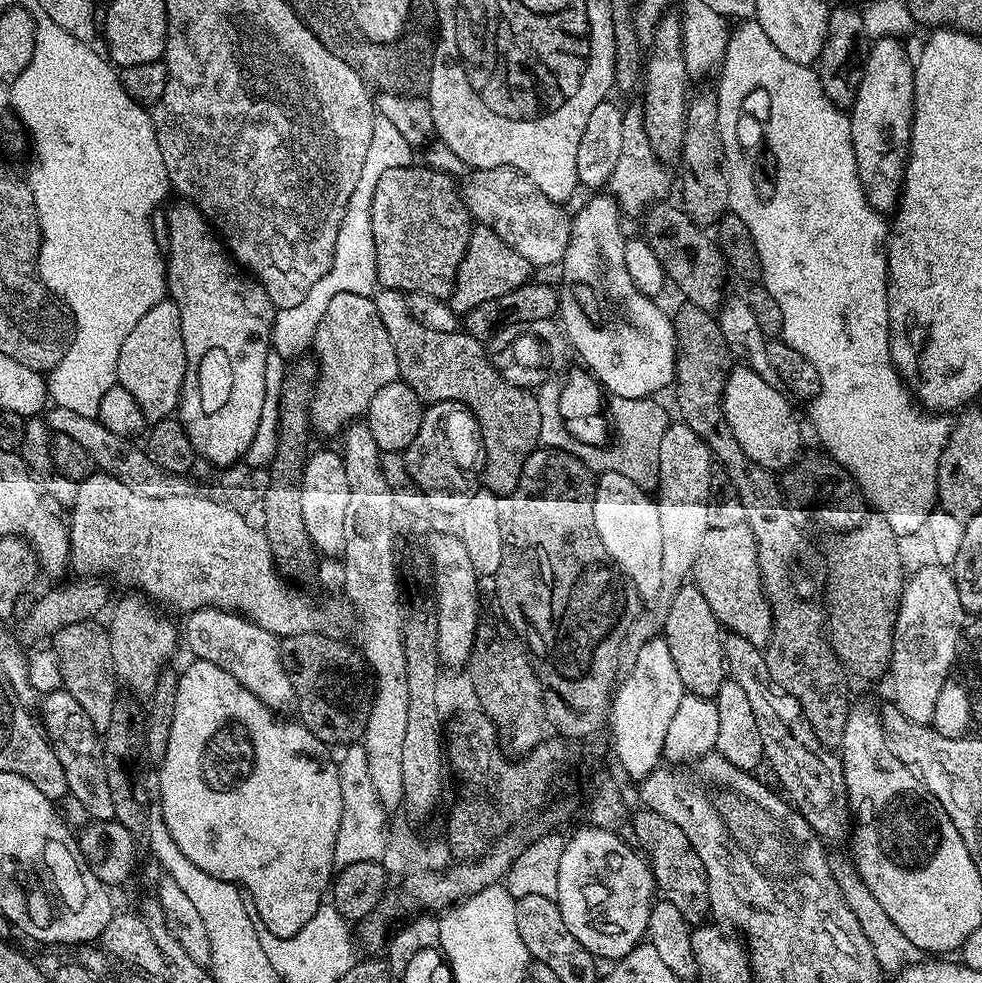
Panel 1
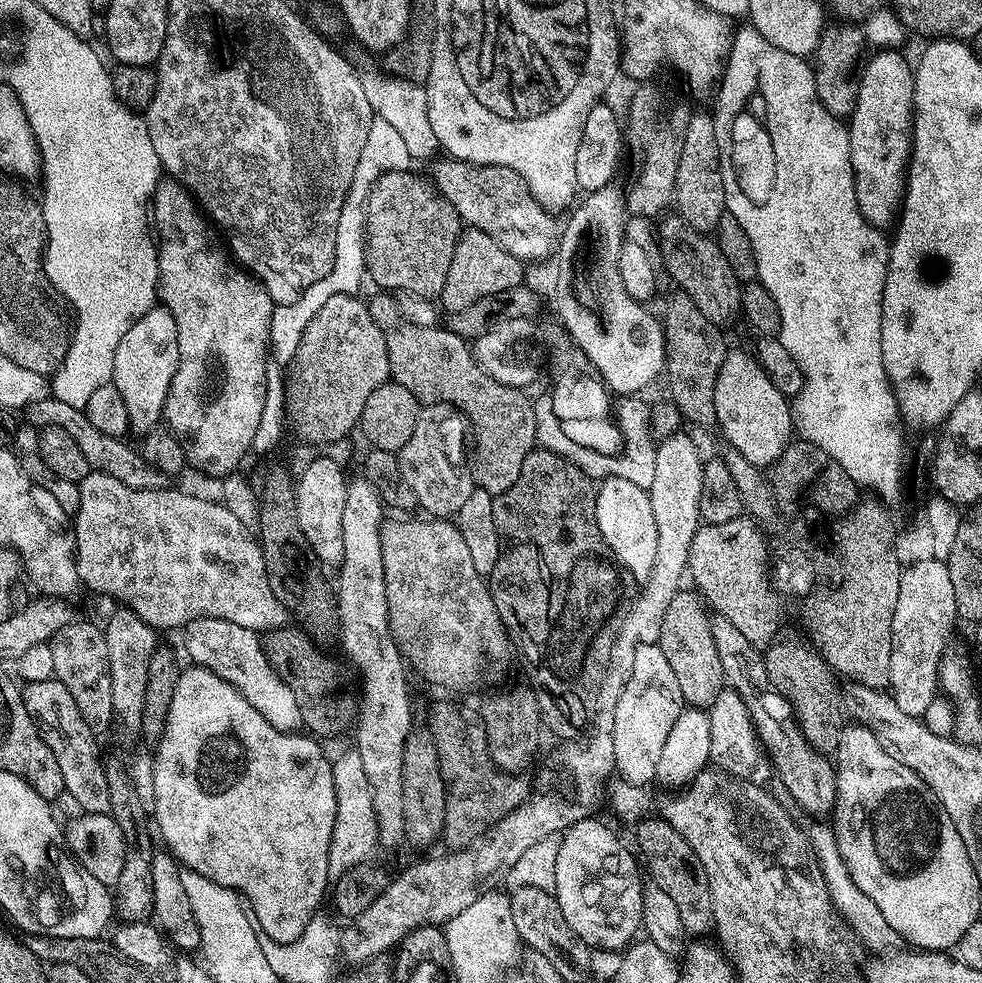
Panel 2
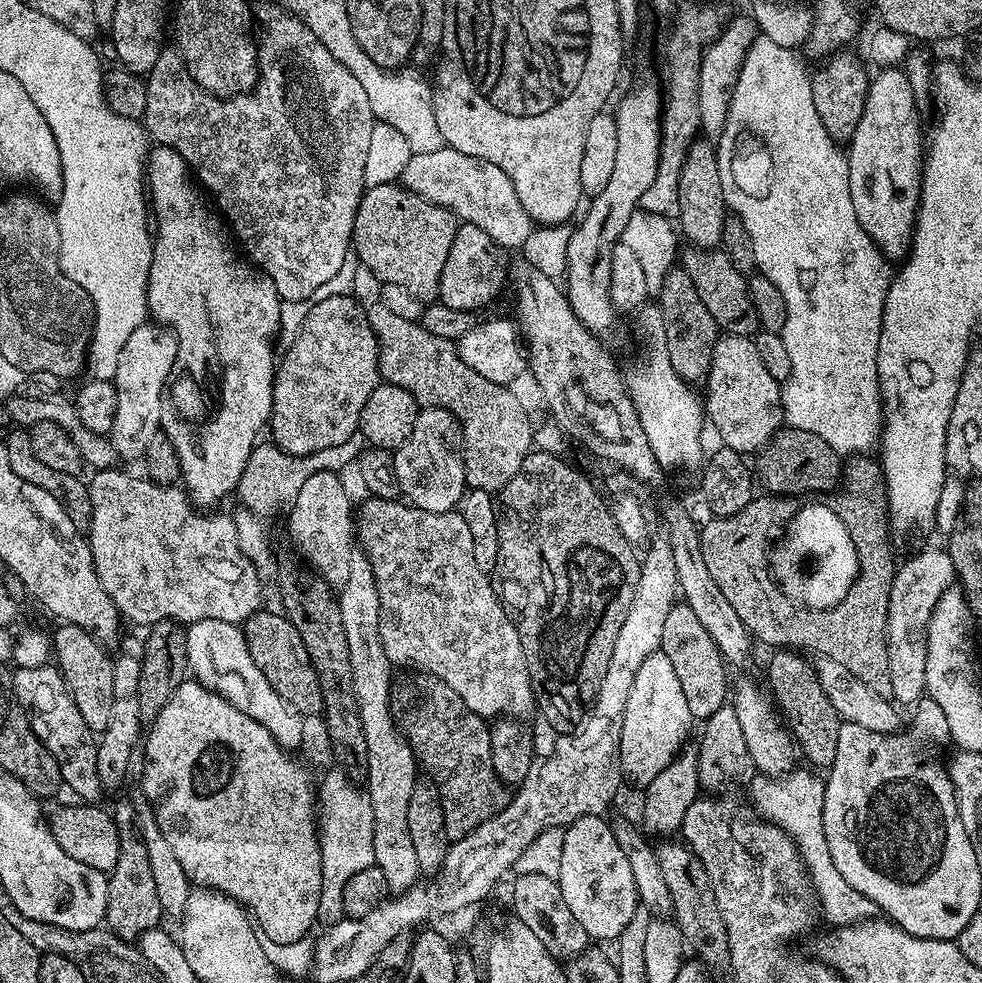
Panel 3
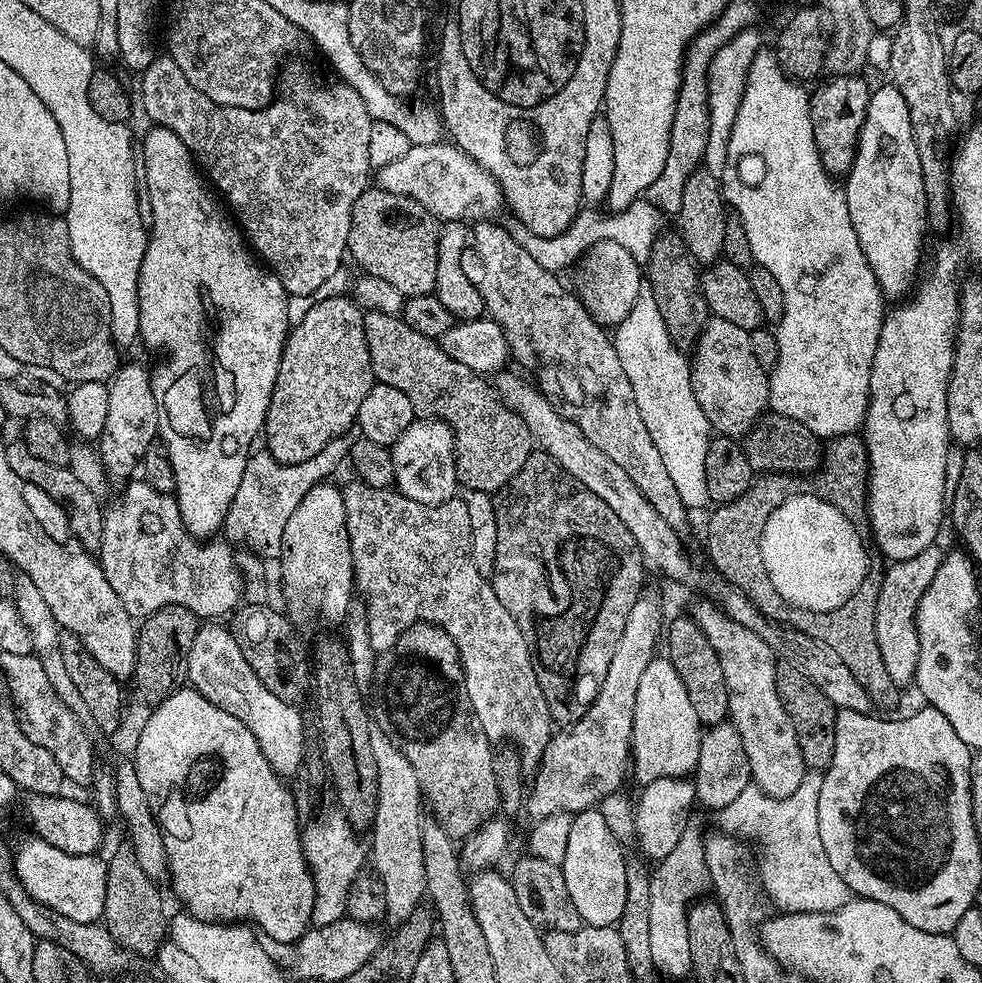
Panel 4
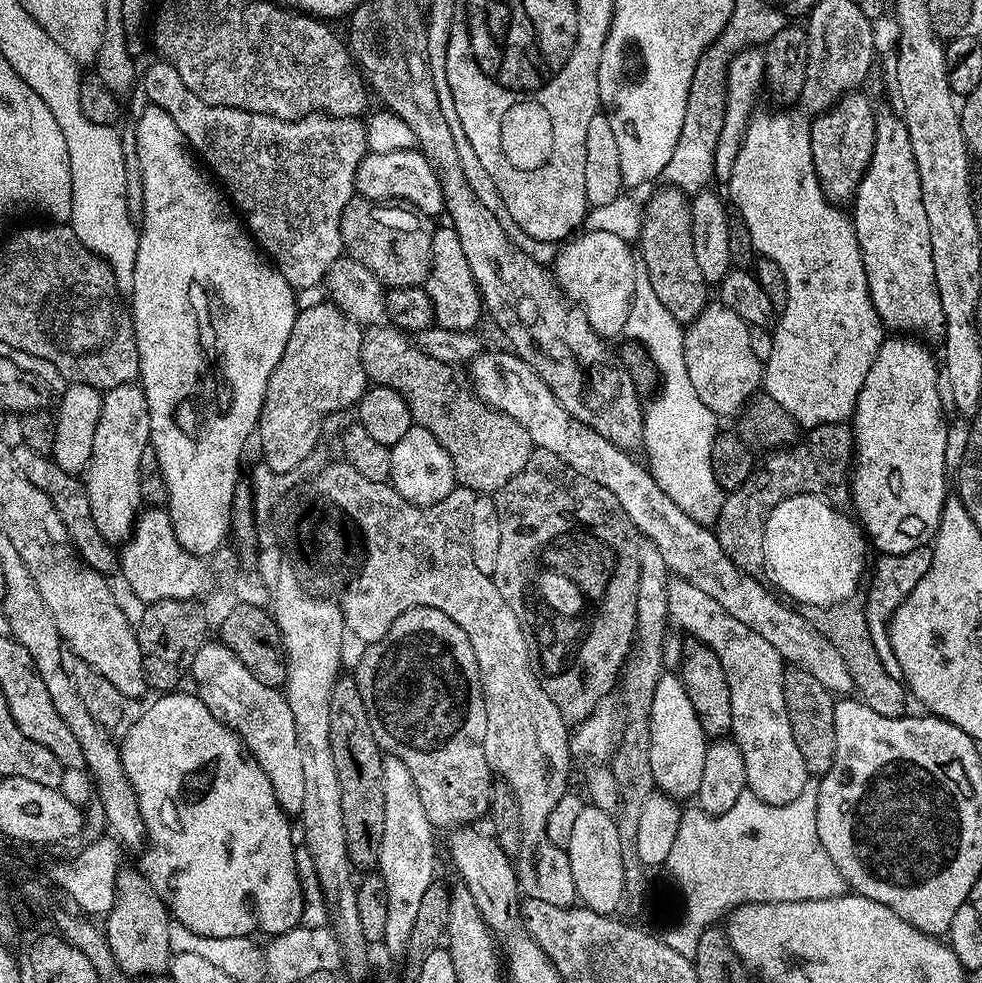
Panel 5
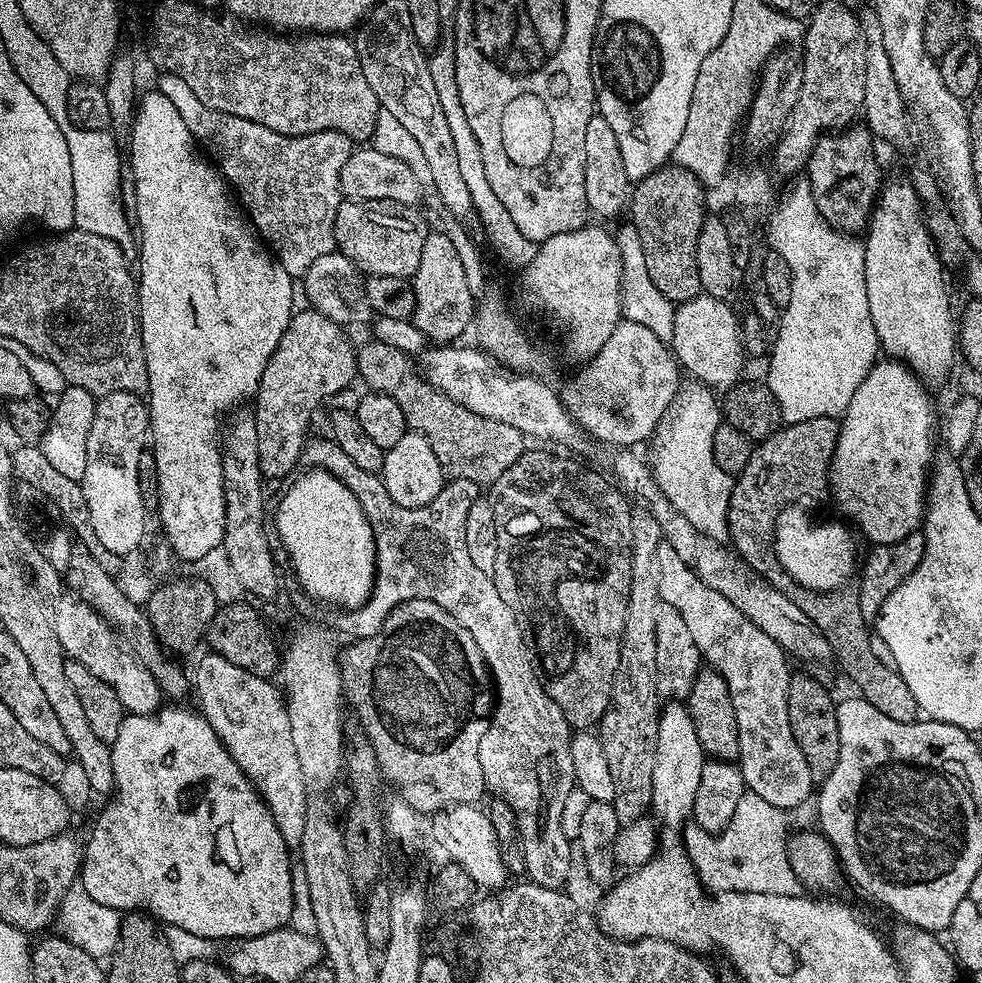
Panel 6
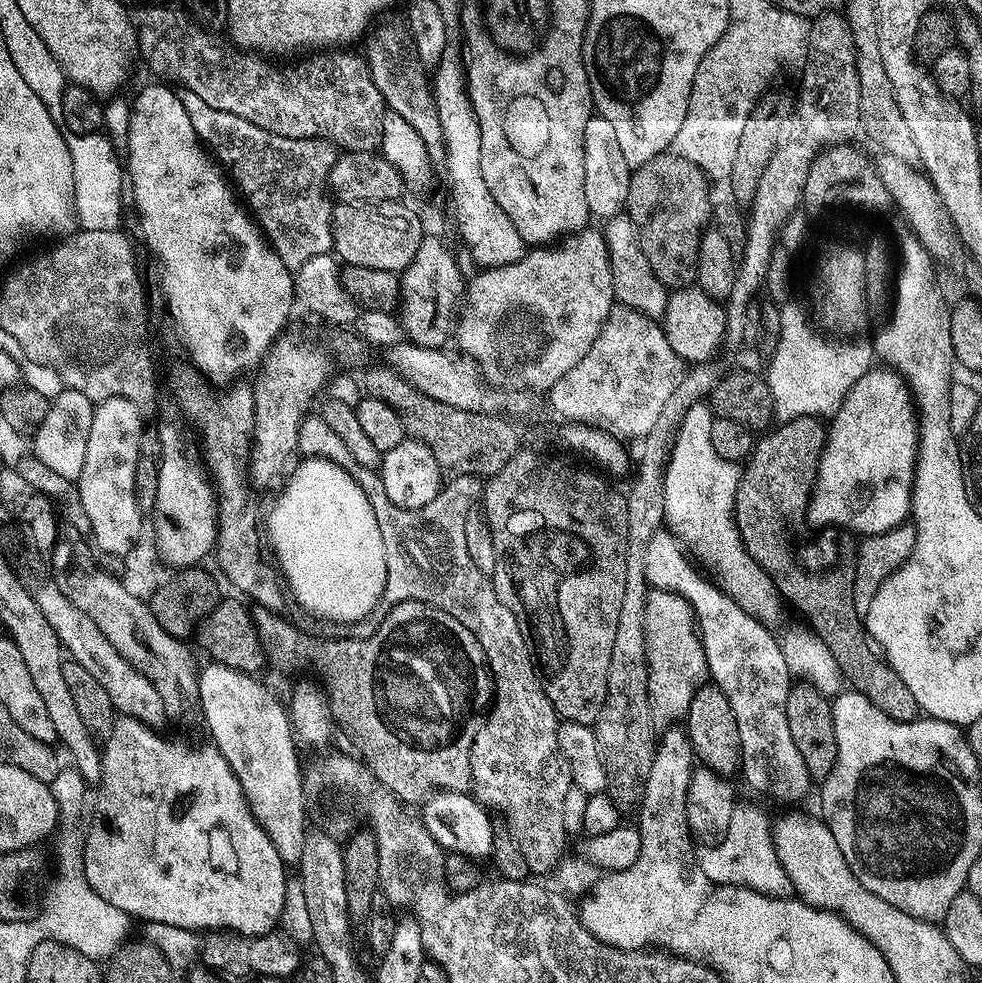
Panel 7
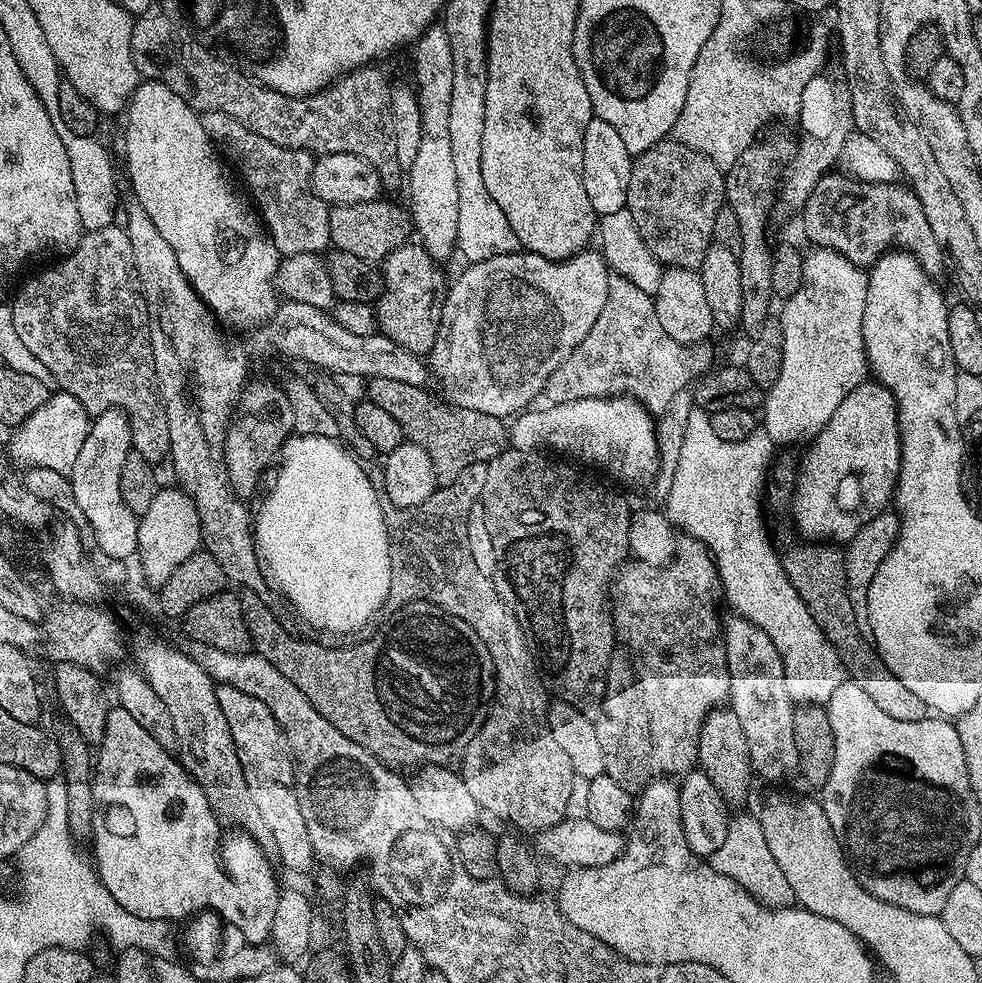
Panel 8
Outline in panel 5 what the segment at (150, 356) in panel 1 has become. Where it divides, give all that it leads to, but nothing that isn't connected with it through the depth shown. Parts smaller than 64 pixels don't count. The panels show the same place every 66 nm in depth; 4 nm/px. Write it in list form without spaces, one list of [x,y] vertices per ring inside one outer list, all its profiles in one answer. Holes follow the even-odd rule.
[[[136,382],[107,389],[103,393],[103,398],[102,414],[98,418],[98,430],[94,430],[94,450],[86,469],[86,477],[88,476],[86,487],[90,498],[90,510],[94,514],[94,524],[102,534],[102,538],[110,542],[123,542],[132,535],[137,515],[142,508],[138,478],[142,450],[150,446],[150,410],[146,406],[144,389]]]

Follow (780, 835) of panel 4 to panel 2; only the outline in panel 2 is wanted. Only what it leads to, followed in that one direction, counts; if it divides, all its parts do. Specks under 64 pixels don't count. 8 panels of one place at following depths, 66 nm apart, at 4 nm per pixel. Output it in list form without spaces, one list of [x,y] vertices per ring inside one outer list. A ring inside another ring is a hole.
[[[814,822],[818,824],[807,825],[808,841],[812,843],[814,854],[818,858],[818,866],[826,878],[826,886],[830,890],[830,898],[838,910],[838,914],[844,919],[848,926],[848,931],[853,937],[856,936],[868,948],[872,950],[884,950],[891,940],[897,939],[897,934],[886,922],[882,910],[878,910],[878,905],[872,901],[859,886],[854,886],[854,878],[850,878],[850,870],[846,870],[846,862],[842,862],[842,853],[838,851],[838,842],[834,838],[834,830],[831,823]]]

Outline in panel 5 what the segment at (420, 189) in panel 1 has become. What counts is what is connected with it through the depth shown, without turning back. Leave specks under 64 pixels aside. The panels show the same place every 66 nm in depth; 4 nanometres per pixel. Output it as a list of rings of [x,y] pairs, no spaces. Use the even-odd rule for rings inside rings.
[[[354,198],[342,210],[344,252],[362,262],[388,288],[419,288],[432,268],[434,220],[396,202],[377,202]]]

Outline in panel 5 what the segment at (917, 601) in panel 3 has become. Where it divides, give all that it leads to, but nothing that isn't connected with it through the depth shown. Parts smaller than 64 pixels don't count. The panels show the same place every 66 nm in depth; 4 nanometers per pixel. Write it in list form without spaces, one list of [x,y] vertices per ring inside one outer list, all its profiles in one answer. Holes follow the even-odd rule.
[[[928,544],[918,546],[906,554],[894,554],[893,556],[881,555],[876,569],[872,572],[872,581],[866,585],[868,597],[866,598],[866,626],[870,626],[870,639],[874,642],[874,650],[878,650],[878,658],[882,658],[882,666],[886,666],[887,672],[894,678],[904,675],[902,666],[898,666],[898,658],[894,654],[894,646],[890,642],[888,625],[892,622],[892,615],[902,606],[902,602],[922,582],[926,570],[930,570],[932,550]]]

